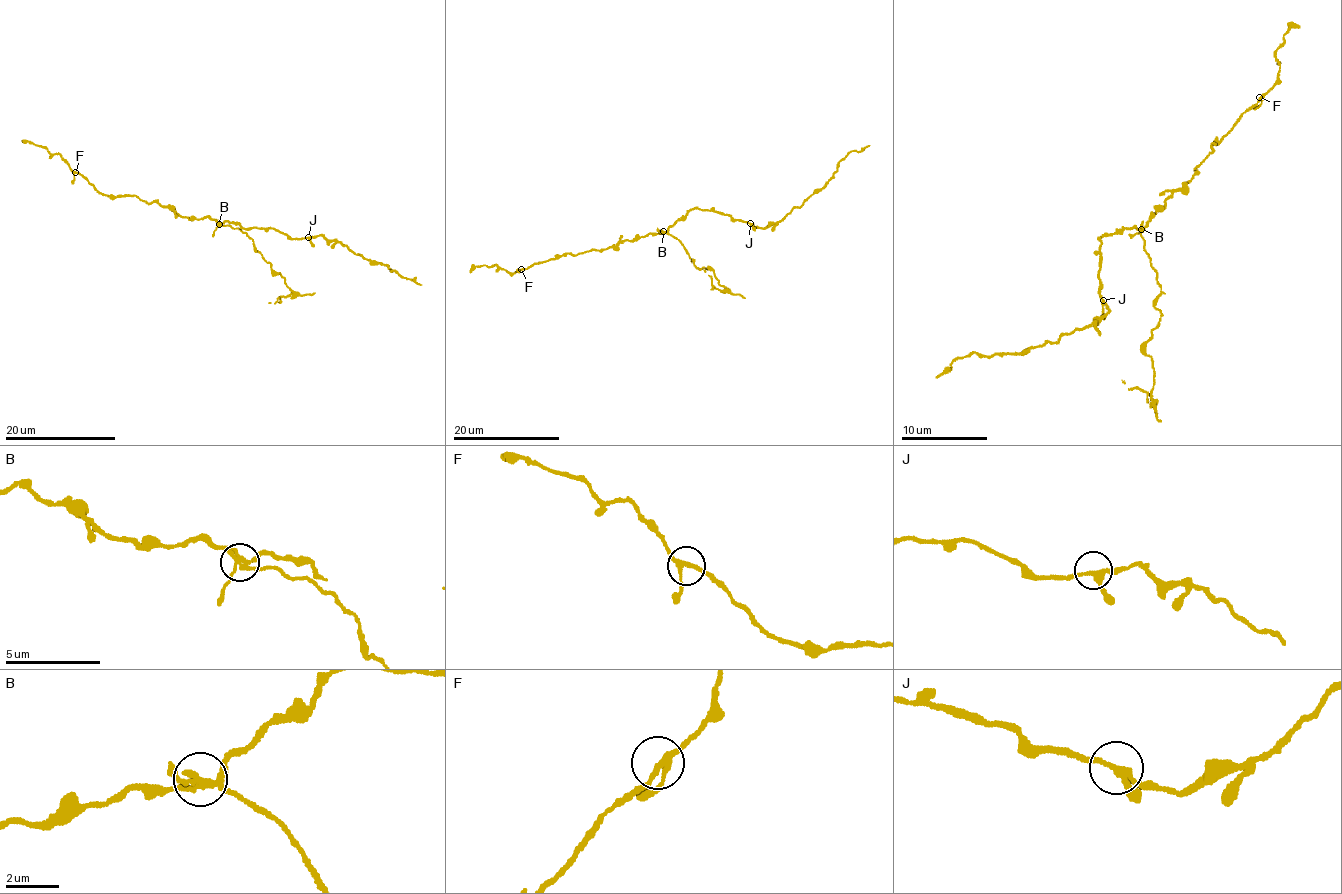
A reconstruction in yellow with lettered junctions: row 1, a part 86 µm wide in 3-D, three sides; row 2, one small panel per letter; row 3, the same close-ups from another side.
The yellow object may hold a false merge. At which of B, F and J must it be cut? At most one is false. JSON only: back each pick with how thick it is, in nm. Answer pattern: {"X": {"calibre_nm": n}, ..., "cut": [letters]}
{"B": {"calibre_nm": 240}, "cut": ["B"]}

